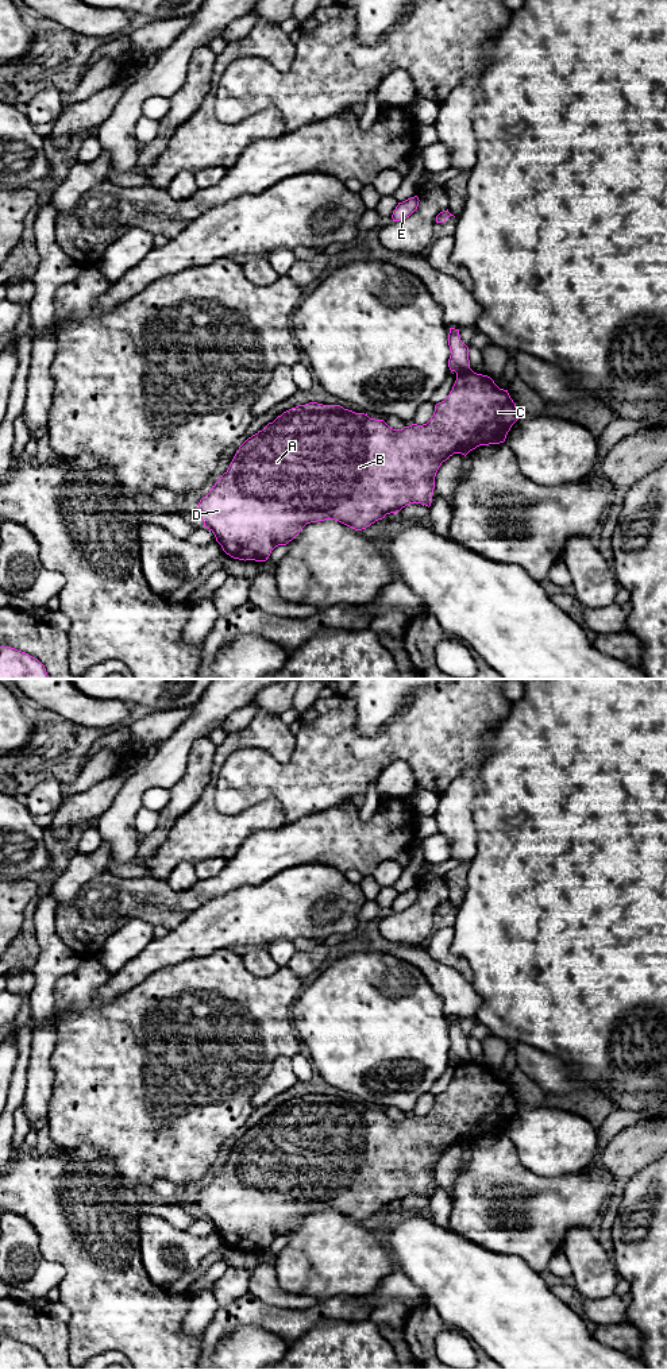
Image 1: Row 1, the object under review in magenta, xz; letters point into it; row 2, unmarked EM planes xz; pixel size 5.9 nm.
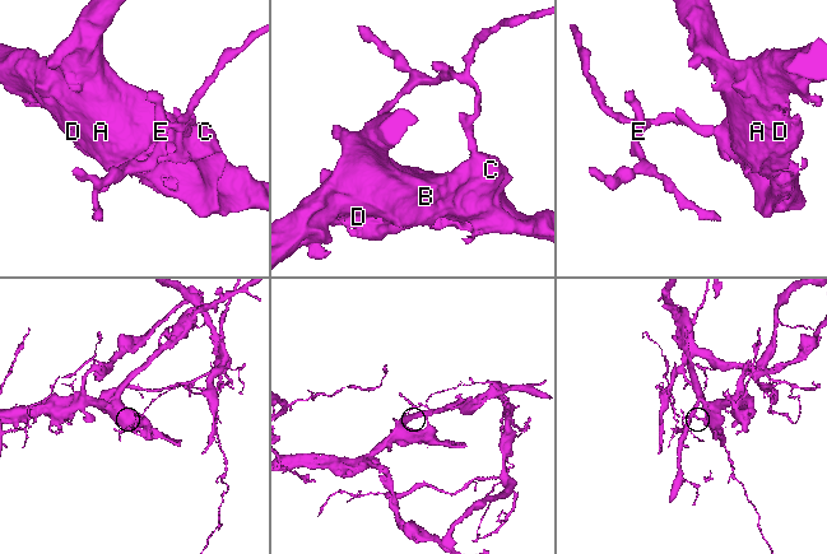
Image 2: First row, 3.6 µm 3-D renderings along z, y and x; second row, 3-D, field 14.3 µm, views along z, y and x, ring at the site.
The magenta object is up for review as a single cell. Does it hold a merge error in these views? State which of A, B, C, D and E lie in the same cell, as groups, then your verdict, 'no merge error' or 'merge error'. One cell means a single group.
A B C D / E | merge error

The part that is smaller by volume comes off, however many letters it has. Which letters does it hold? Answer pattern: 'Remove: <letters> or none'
Remove: E

